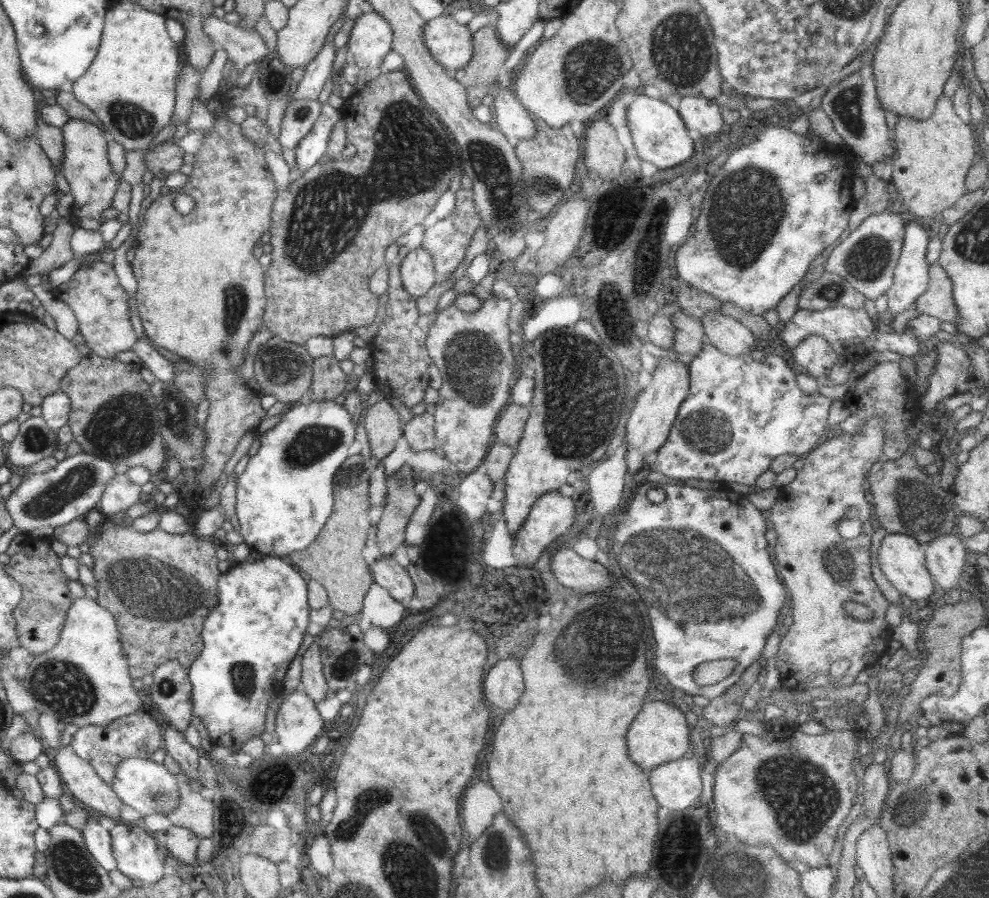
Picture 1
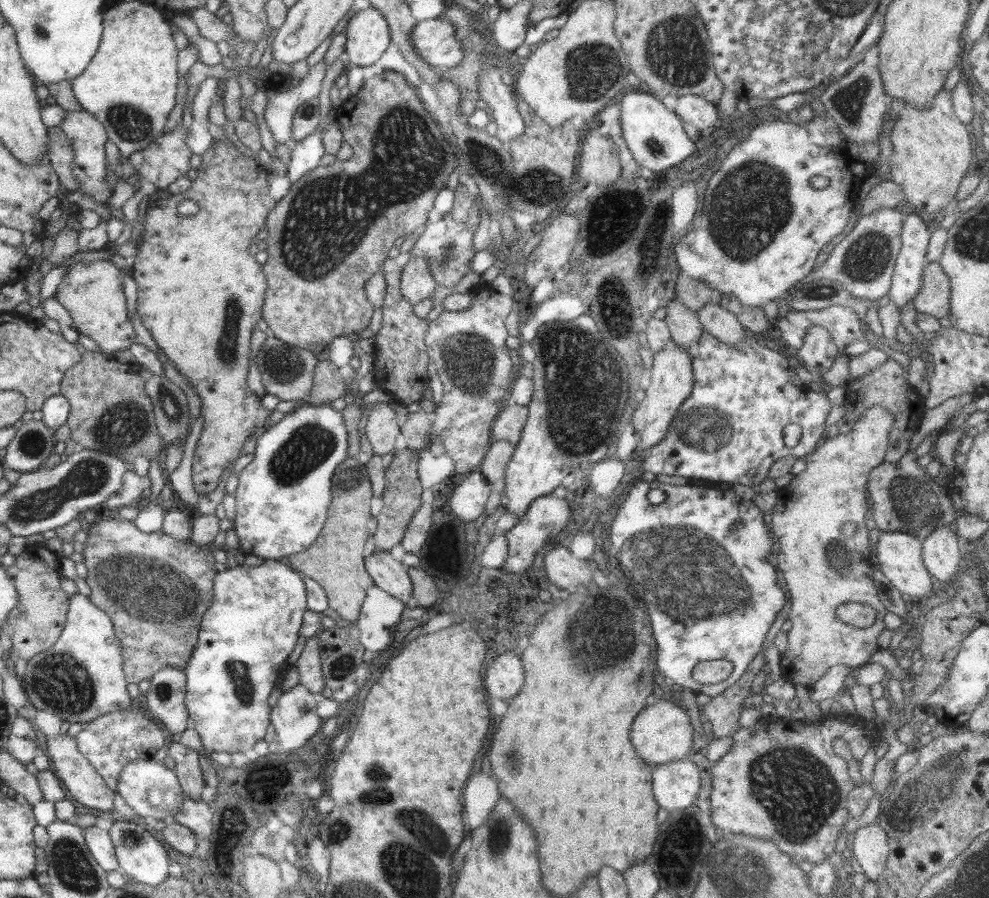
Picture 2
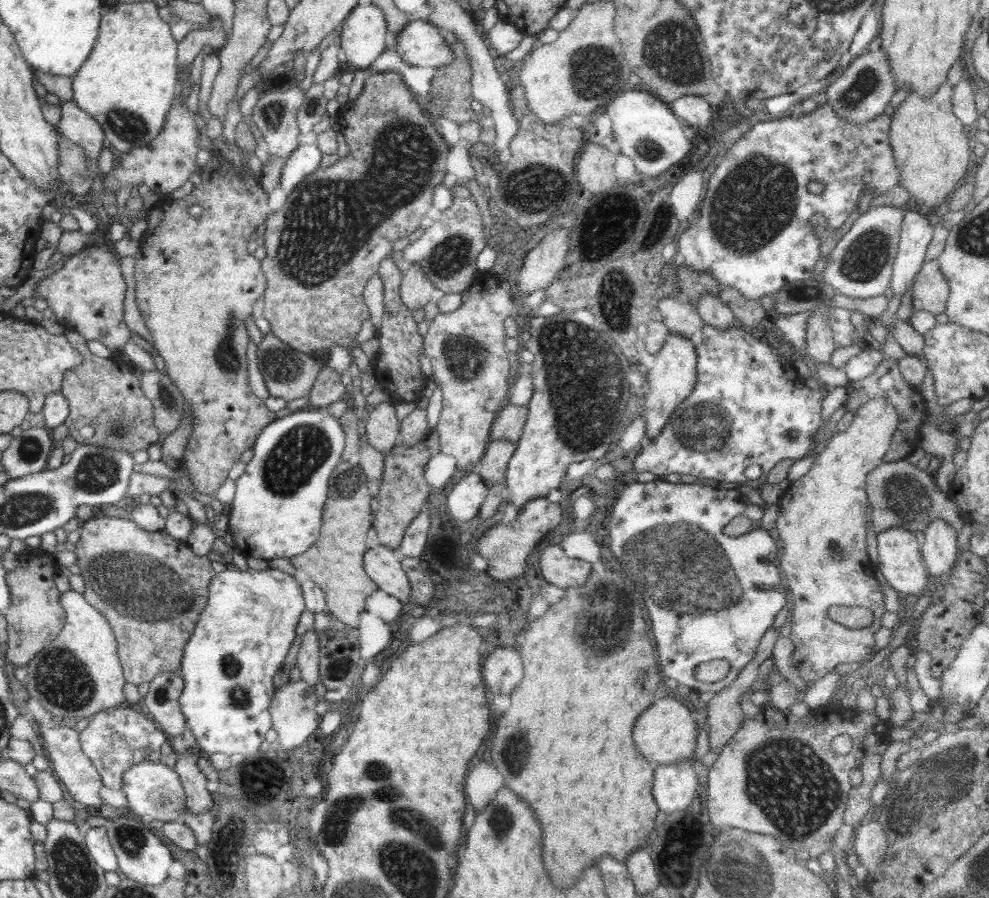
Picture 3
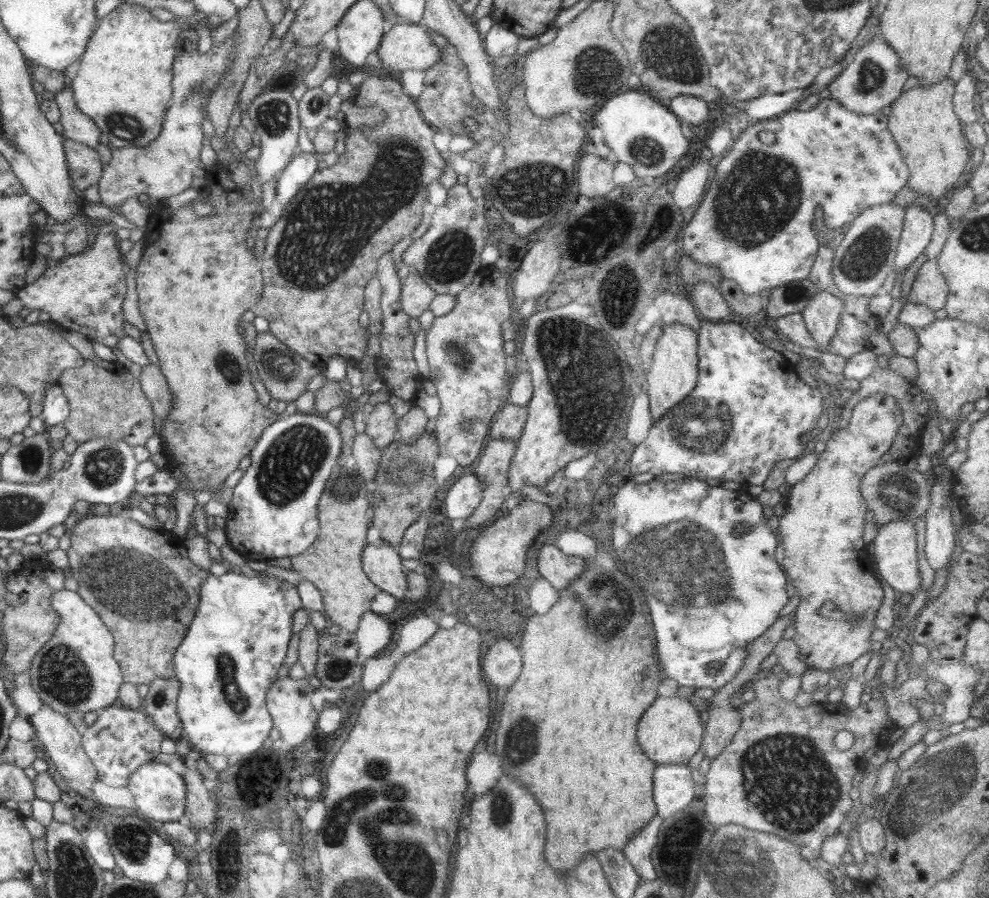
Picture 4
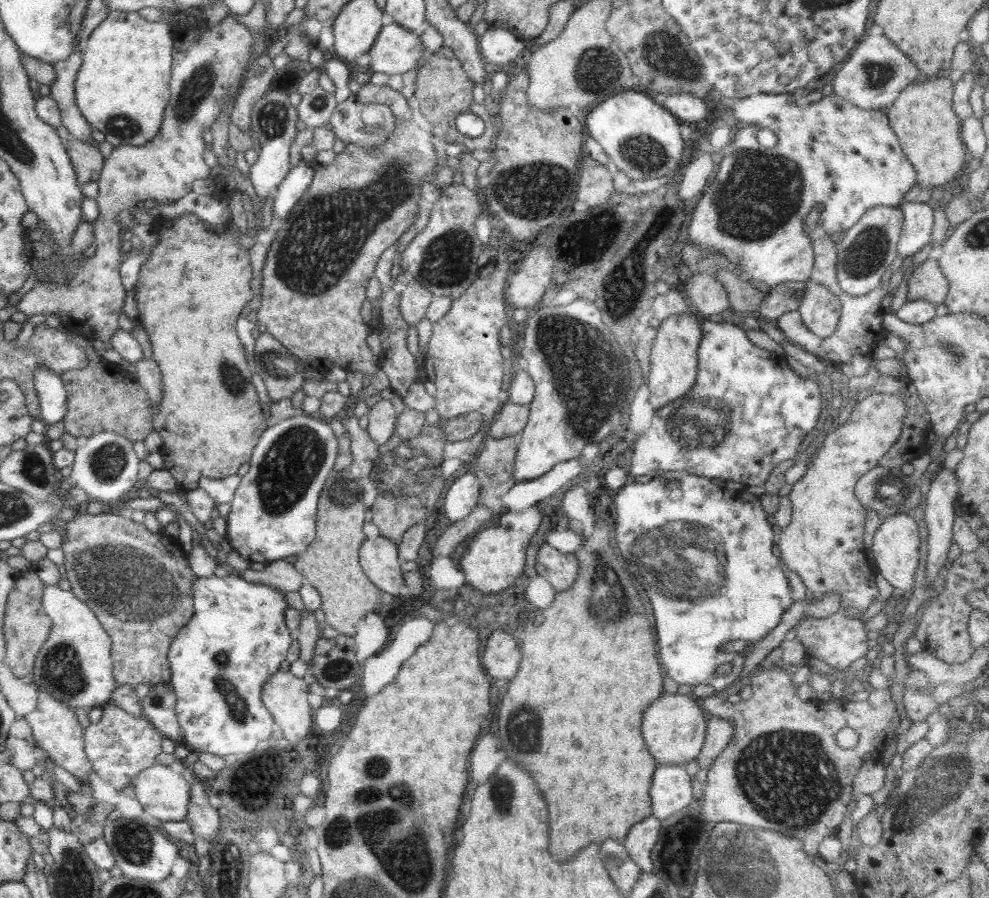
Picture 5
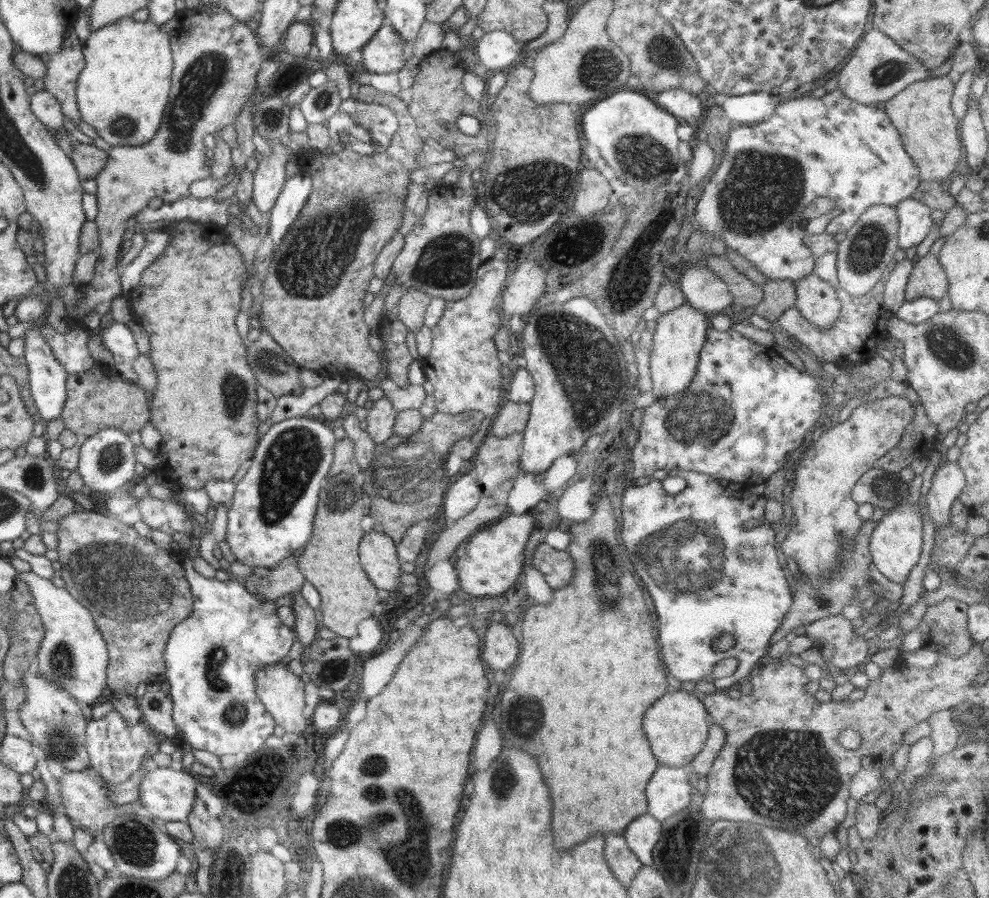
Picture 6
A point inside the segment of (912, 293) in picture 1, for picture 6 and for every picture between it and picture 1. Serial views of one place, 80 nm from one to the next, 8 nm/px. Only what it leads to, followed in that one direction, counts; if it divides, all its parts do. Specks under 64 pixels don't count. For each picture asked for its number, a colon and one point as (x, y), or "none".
2: (906, 281)
3: (916, 232)
4: (918, 227)
5: (918, 217)
6: (914, 218)

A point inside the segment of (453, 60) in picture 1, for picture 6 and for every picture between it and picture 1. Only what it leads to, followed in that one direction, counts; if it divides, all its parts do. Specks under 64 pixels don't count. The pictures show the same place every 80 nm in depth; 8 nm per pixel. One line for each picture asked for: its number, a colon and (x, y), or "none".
2: (434, 39)
3: (419, 43)
4: (407, 45)
5: (396, 50)
6: (386, 51)

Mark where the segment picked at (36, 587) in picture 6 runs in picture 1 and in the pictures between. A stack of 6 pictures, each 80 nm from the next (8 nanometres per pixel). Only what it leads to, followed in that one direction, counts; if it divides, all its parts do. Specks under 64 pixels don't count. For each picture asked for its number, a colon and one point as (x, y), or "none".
1: (84, 680)
2: (81, 677)
3: (79, 674)
4: (75, 672)
5: (74, 665)

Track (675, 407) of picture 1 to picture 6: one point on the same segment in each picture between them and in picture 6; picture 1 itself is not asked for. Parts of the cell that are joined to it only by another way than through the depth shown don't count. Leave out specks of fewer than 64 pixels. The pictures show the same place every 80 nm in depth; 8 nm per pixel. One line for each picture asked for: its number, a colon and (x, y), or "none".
2: (672, 380)
3: (672, 377)
4: (672, 376)
5: (673, 362)
6: (679, 335)

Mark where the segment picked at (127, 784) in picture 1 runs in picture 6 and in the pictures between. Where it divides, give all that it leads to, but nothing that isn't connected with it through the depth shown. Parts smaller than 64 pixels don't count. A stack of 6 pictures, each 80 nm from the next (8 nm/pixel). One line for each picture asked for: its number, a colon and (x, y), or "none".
2: (148, 787)
3: (154, 792)
4: (159, 792)
5: (164, 794)
6: (168, 794)

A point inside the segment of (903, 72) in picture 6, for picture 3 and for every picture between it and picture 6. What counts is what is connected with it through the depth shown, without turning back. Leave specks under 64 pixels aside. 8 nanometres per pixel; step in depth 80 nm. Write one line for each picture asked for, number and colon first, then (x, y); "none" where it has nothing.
3: (860, 93)
4: (874, 79)
5: (876, 71)

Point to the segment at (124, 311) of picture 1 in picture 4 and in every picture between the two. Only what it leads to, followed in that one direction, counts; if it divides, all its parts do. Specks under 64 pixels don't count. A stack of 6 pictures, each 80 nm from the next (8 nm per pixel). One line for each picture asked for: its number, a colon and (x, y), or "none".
2: (92, 292)
3: (87, 295)
4: (84, 292)

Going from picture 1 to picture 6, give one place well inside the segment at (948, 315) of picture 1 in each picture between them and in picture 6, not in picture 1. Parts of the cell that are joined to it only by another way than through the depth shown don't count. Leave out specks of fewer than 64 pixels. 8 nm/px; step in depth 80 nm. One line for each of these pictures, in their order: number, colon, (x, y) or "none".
2: (934, 298)
3: (930, 291)
4: (930, 288)
5: (926, 282)
6: (927, 279)

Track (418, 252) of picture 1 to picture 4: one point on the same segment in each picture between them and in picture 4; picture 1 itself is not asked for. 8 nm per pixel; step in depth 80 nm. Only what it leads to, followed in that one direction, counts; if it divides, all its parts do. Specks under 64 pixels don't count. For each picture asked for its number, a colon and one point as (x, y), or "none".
2: (417, 283)
3: (415, 290)
4: (416, 296)

